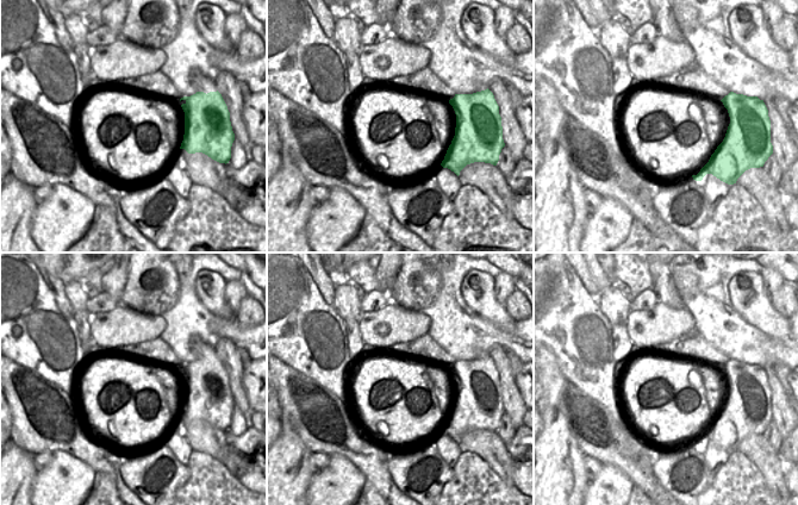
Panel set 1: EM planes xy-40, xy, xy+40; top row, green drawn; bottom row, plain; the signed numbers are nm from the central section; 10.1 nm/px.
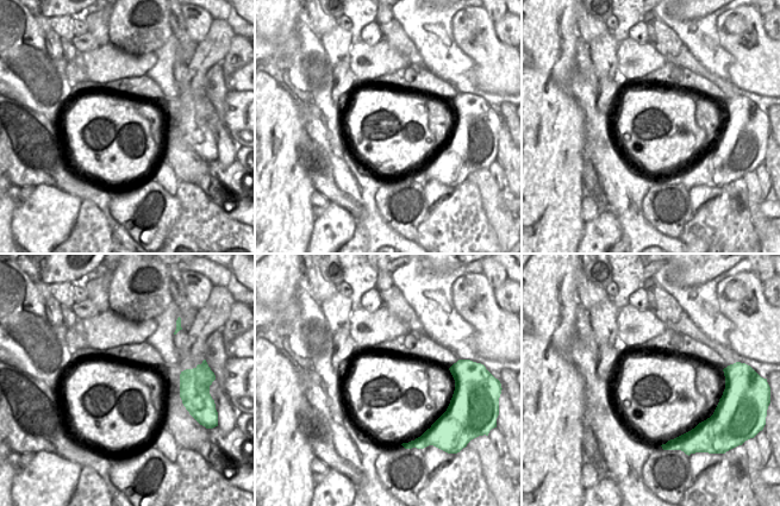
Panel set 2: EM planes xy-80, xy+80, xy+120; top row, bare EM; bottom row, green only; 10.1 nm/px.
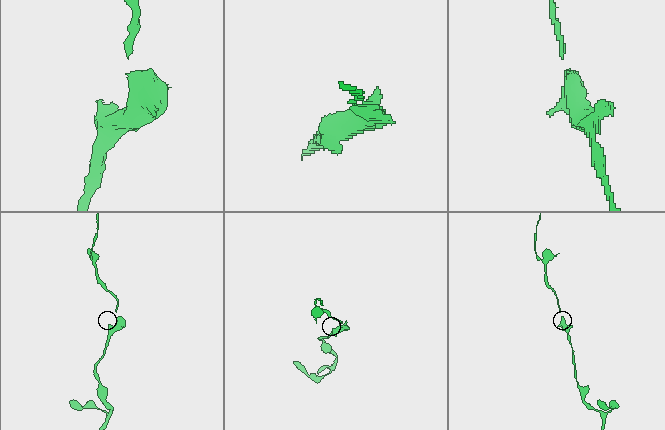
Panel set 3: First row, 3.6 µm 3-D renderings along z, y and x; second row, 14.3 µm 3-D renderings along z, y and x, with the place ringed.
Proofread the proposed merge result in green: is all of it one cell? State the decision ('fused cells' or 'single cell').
single cell

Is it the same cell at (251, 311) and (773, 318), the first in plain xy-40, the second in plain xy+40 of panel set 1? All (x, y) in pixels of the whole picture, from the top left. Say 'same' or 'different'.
different

